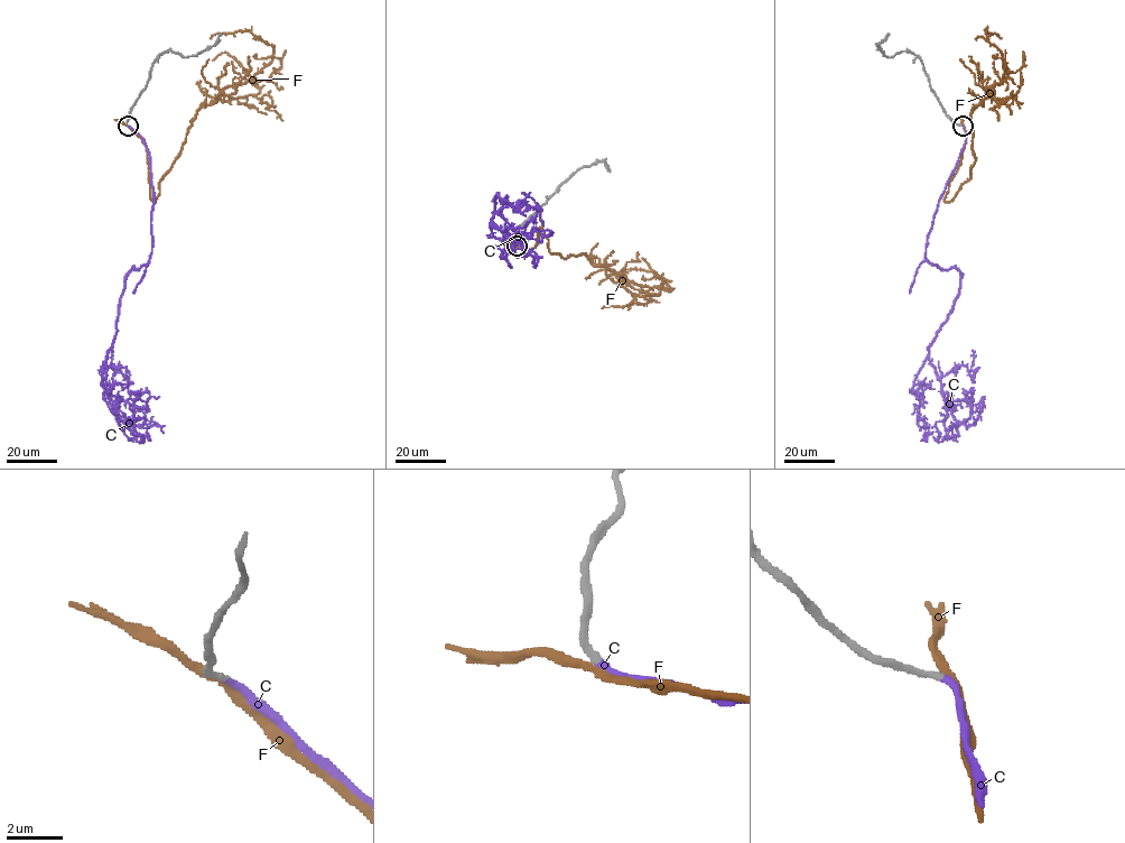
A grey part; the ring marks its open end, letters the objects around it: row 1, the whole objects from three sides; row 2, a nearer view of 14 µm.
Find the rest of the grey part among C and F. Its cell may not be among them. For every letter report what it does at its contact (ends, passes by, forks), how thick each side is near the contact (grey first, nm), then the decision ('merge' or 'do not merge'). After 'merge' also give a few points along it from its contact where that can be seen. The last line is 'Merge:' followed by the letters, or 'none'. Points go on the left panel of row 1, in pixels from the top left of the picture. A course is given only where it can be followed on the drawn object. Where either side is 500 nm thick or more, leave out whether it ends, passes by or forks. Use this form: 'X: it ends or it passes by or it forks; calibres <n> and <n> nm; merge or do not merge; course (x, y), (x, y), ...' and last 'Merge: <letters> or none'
C: it ends; calibres 240 and 240 nm; merge; course (128, 126), (149, 157), (152, 252), (127, 276), (102, 383), (129, 424), (147, 388)
F: it passes by; calibres 260 and 280 nm; do not merge
Merge: C

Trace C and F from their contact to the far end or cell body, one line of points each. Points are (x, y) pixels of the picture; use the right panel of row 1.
C: (963, 126), (926, 252), (956, 267), (960, 289), (928, 349), (958, 424), (972, 413), (973, 388)
F: (963, 126), (966, 141), (947, 201), (975, 160), (972, 112), (1007, 75), (986, 30), (1001, 38)

